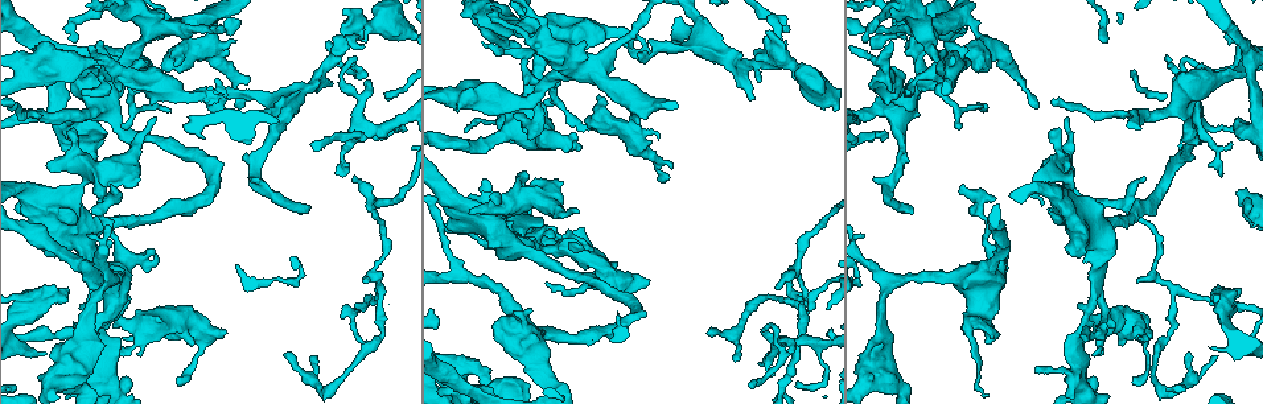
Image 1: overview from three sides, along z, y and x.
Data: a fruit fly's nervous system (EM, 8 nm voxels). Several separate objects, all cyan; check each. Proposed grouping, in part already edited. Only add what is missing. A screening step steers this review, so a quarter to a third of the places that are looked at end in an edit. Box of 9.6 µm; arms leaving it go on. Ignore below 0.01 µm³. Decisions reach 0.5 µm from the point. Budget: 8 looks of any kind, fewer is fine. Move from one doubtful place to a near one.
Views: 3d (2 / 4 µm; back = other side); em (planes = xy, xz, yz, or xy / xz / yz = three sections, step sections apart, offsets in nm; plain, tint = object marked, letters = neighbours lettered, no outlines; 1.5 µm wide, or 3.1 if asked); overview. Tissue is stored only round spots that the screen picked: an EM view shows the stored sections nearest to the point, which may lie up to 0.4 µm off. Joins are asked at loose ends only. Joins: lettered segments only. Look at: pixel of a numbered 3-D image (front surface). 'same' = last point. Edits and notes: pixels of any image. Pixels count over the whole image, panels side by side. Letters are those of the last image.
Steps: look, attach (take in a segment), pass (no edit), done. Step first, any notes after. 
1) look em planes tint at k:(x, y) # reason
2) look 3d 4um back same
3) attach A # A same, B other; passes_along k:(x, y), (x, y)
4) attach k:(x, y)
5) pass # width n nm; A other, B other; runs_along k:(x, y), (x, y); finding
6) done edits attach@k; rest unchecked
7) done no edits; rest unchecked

look 3d 2um at 1:(709, 335) # free end

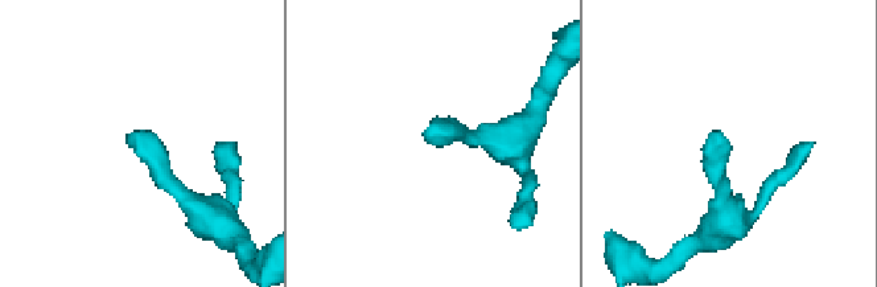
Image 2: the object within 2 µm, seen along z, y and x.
look em xy step 4 letters at 2:(125, 134)

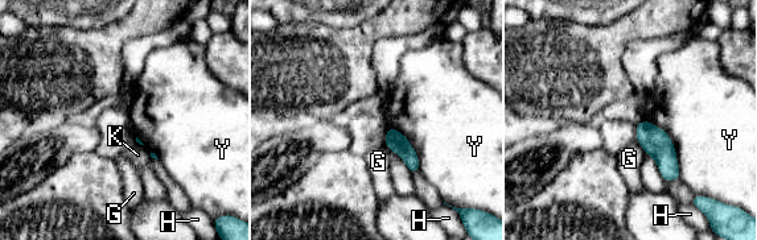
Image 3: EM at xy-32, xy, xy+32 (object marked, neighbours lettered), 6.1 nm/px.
look em planes letters same

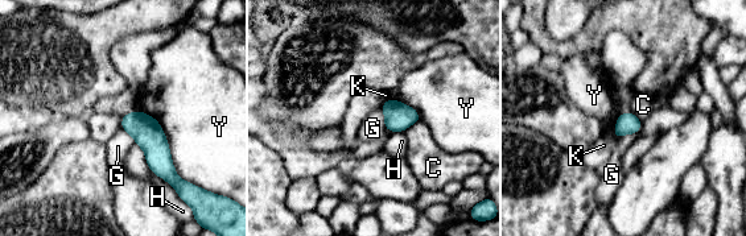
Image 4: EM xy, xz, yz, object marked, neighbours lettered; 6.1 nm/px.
pass # C other, G other, H other, K other, Y other; border 4:(419, 120), (403, 131); none of them fits

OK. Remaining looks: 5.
look 3d 2um at 1:(308, 205) # an open end

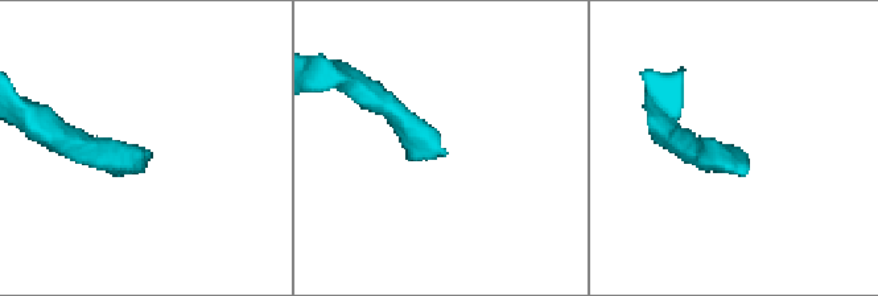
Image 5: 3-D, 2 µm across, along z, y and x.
look em yz step 4 tint at 5:(738, 148) # now the EM

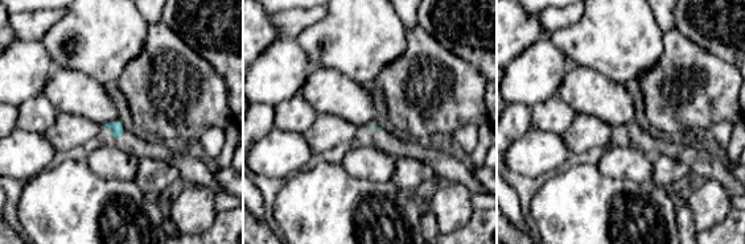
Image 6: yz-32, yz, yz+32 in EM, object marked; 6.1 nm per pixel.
look em planes letters same

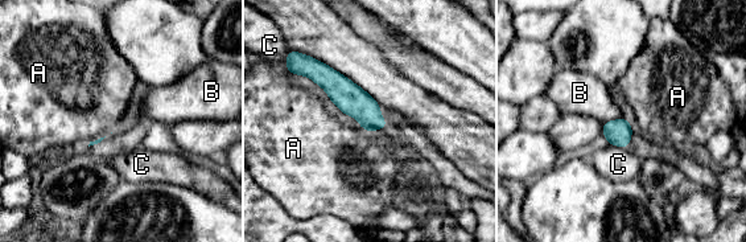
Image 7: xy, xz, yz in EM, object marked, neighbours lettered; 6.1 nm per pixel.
pass # longest_contact B 130 nm; A other, B other, C other; runs_along 7:(308, 73), (321, 73), (382, 123); no lettered segment goes on from it

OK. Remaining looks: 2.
look 3d 4um at 1:(789, 284)

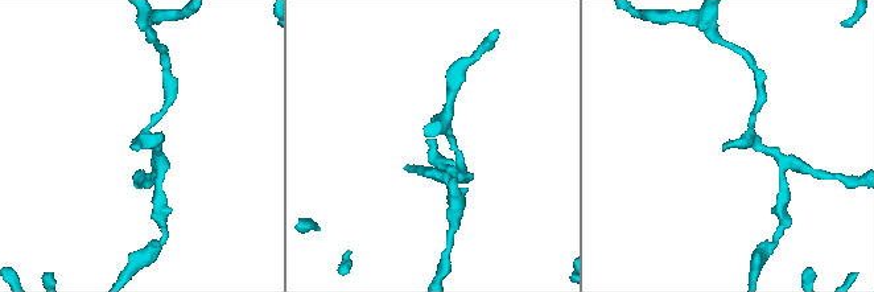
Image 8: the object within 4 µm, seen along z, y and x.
look em xy step 4 letters at 8:(427, 142) # shape alone is not enough

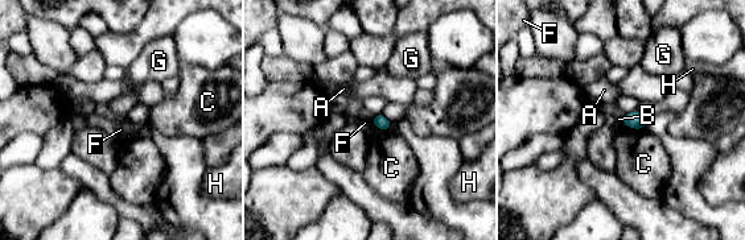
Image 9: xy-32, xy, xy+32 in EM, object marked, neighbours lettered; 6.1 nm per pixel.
pass # A other, B other, C other, F other, G other, H other; border 9:(621, 115), (622, 124); none of them fits

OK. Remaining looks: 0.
done no edits; rest unchecked

